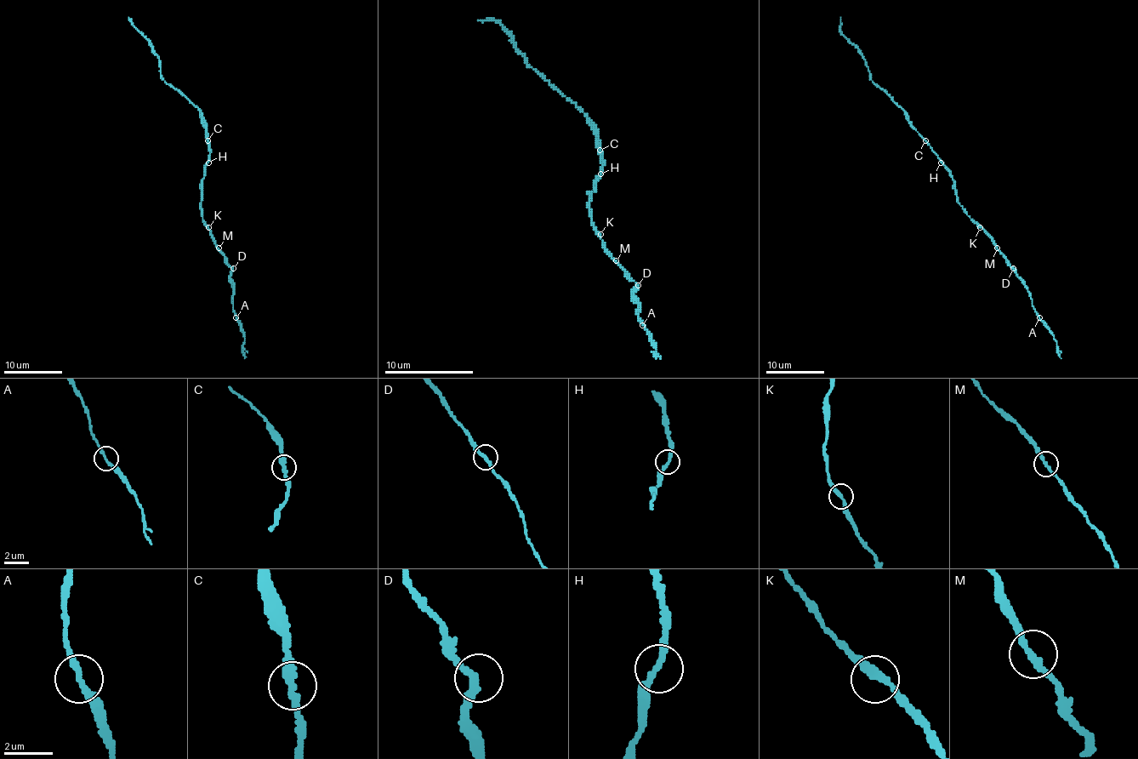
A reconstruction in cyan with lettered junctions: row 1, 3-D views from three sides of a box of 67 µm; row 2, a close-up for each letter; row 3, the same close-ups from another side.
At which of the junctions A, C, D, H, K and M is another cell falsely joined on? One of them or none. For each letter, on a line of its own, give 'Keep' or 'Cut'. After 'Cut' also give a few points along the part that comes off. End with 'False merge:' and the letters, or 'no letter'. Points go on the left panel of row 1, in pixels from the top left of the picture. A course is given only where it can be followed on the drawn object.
A: Keep
C: Keep
D: Keep
H: Keep
K: Keep
M: Keep
False merge: no letter

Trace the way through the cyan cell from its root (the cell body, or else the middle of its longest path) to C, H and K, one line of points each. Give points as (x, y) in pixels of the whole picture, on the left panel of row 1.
C: (204, 178), (204, 167), (210, 156), (208, 140)
H: (204, 178), (204, 167), (208, 162)
K: (204, 178), (201, 216), (208, 227)

